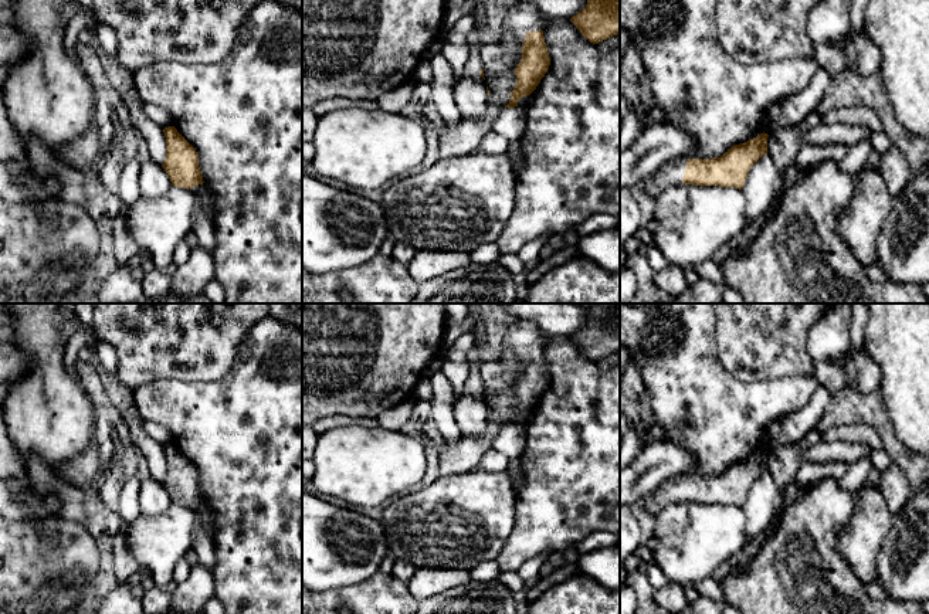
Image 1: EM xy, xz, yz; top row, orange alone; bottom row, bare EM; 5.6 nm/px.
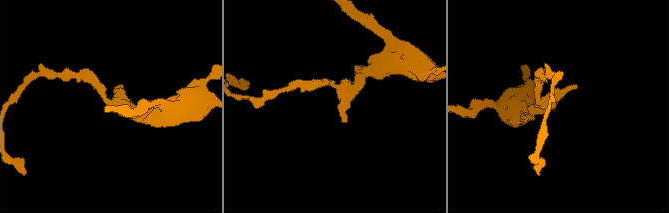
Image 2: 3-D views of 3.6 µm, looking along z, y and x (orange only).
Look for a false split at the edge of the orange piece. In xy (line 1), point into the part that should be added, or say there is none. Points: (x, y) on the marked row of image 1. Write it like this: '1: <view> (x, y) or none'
1: none

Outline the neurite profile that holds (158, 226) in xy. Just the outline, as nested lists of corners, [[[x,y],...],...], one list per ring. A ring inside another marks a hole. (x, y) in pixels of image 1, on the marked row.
[[[172,186],[157,200],[139,199],[121,207],[126,228],[142,251],[150,255],[152,267],[173,265],[176,245],[193,231],[194,196],[183,187]]]

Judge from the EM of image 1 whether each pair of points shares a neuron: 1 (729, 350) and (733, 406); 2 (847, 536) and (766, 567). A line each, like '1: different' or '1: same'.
1: different
2: different

